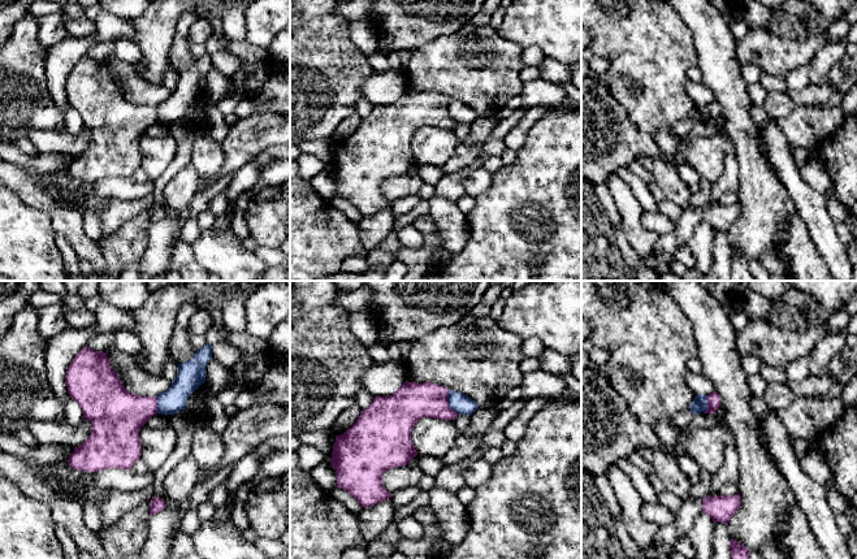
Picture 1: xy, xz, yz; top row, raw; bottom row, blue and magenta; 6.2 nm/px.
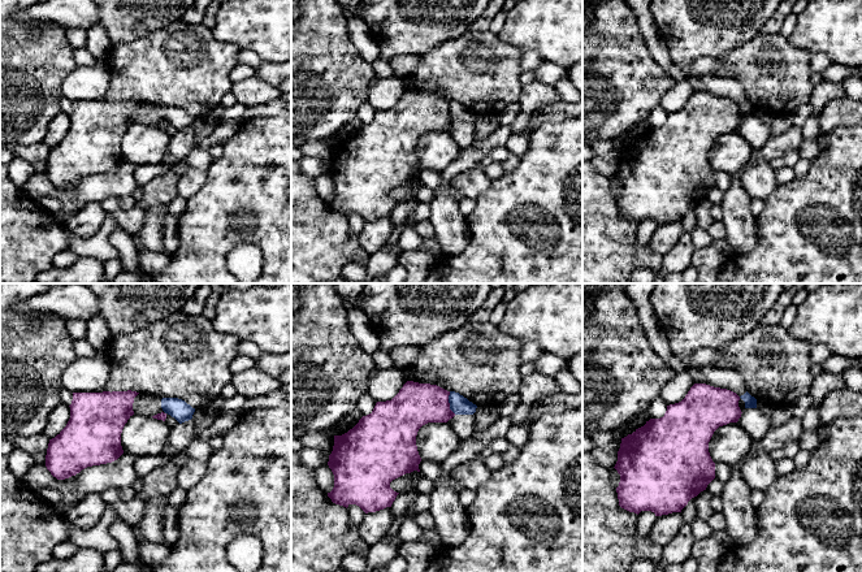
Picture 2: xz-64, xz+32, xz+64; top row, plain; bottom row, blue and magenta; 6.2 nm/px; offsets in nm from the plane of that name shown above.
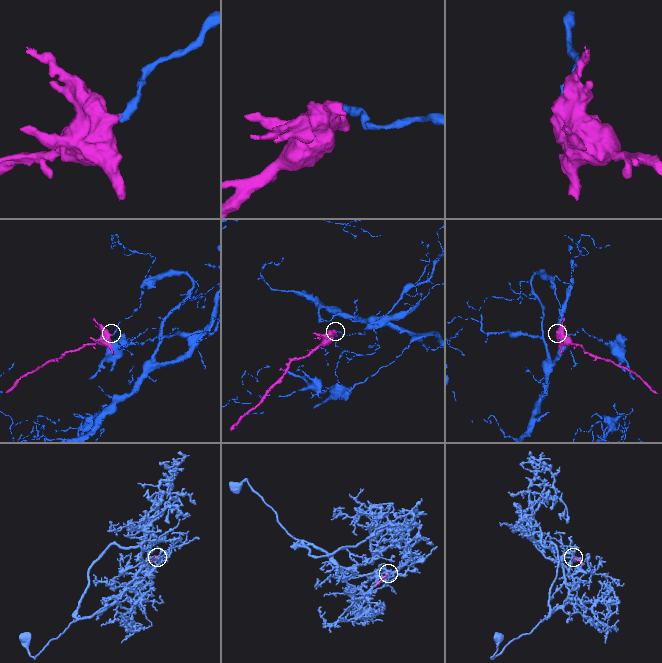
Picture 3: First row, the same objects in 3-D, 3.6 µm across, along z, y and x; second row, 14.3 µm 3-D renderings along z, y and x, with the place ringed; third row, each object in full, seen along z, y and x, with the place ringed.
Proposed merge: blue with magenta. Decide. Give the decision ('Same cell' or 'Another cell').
Another cell

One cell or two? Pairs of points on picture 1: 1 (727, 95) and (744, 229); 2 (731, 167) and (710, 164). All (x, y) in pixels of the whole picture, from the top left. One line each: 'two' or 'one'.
1: one
2: two

